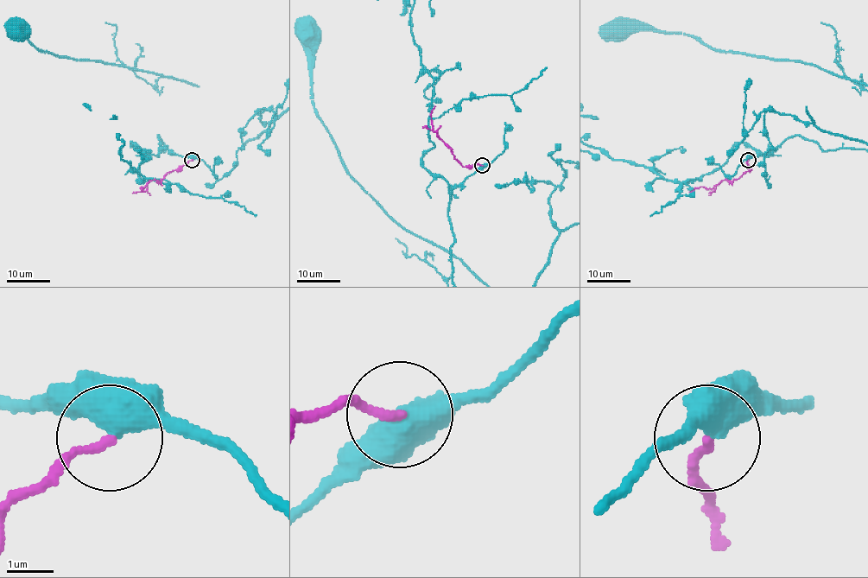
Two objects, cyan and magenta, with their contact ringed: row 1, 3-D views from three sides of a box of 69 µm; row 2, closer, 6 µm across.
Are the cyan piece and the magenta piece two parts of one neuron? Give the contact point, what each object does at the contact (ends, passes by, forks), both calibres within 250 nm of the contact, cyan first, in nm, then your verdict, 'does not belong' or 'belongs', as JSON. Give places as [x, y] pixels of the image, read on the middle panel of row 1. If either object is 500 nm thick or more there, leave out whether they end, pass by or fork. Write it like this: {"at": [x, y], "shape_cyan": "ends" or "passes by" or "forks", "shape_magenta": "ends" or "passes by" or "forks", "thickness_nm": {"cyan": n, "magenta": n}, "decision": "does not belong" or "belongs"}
{"at": [482, 165], "thickness_nm": {"cyan": 650, "magenta": 180}, "decision": "does not belong"}

